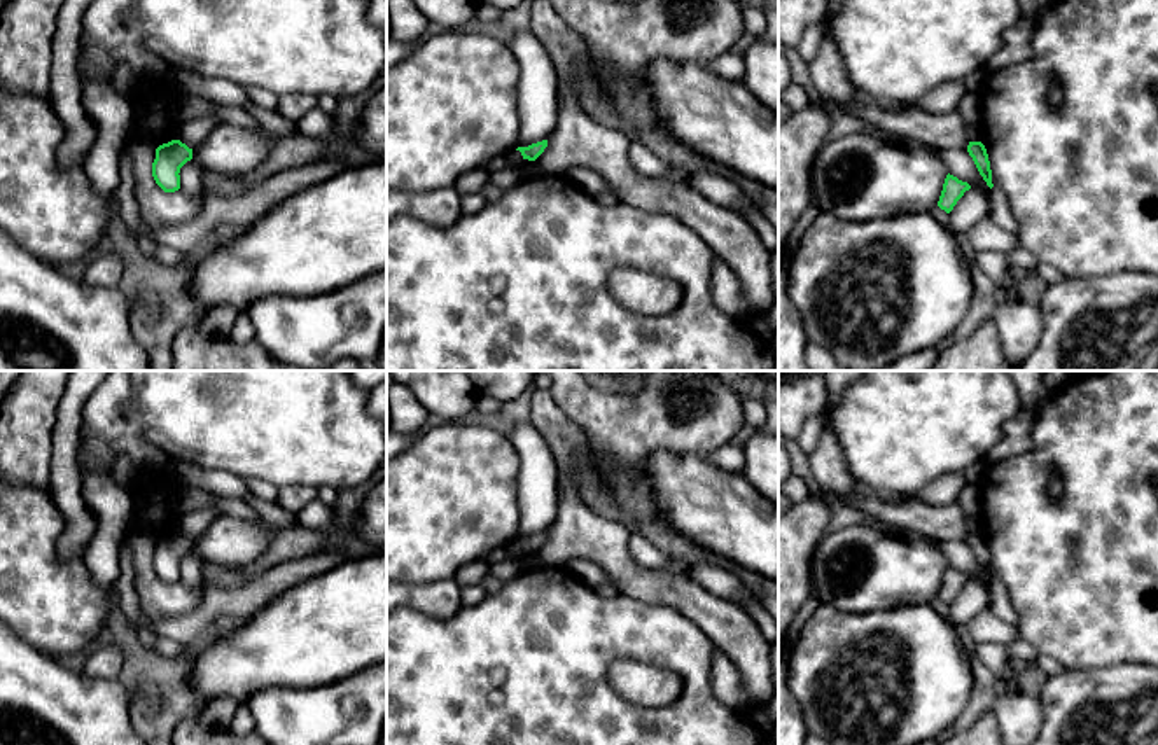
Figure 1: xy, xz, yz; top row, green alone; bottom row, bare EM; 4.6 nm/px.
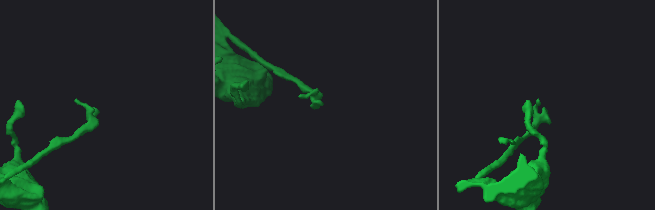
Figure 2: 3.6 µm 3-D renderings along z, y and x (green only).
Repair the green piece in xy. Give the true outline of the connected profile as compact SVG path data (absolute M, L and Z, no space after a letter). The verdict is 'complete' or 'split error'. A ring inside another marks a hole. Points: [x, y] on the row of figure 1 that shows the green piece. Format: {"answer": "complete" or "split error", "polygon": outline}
{"answer": "complete", "polygon": "M171 140L156 149L152 177L164 192L180 189L180 168L192 159L192 149L180 140Z"}

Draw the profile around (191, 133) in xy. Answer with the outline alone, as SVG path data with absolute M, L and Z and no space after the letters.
M205 115L205 117L198 117L194 121L189 121L189 122L182 122L177 129L177 140L185 143L189 149L194 149L219 124L222 124L222 121L215 115Z

